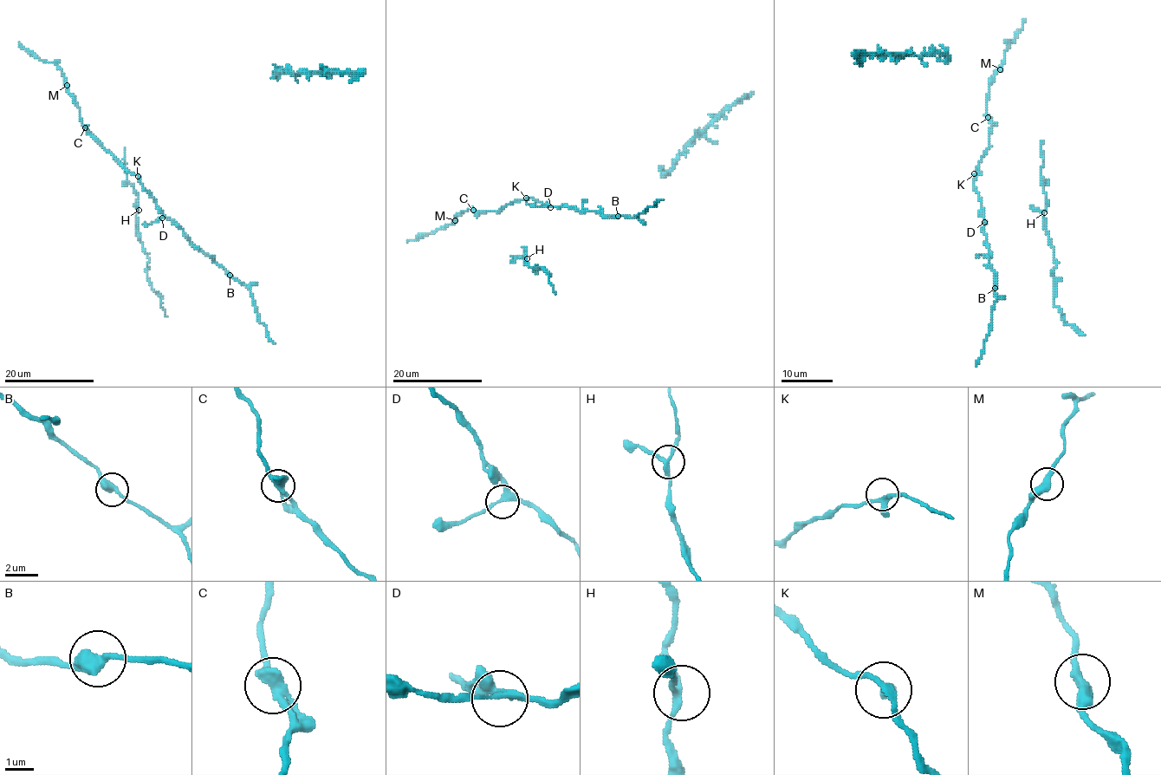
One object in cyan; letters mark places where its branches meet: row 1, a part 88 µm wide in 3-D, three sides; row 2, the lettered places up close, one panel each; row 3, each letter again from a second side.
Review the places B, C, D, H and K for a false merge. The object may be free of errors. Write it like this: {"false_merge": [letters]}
{"false_merge": []}

